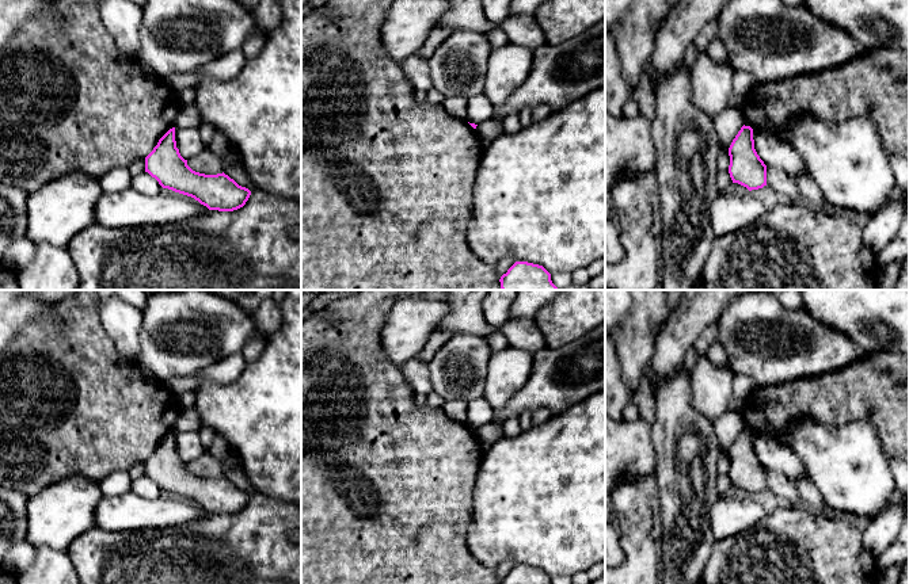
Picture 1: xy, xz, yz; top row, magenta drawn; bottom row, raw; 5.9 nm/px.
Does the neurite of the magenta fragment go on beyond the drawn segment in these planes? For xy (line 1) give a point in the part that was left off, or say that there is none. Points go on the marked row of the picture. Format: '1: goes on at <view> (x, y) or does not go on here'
1: does not go on here

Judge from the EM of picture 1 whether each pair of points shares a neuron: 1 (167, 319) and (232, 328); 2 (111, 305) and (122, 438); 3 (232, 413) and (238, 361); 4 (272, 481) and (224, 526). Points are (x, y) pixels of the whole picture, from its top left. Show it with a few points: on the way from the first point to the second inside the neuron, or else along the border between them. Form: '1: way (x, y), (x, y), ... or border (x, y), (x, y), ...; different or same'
1: way (183, 329), (210, 331), (216, 328); same
2: border (99, 315), (99, 321), (115, 348), (137, 363); different
3: border (247, 363), (229, 382), (205, 382); different
4: border (258, 492), (286, 502); different

